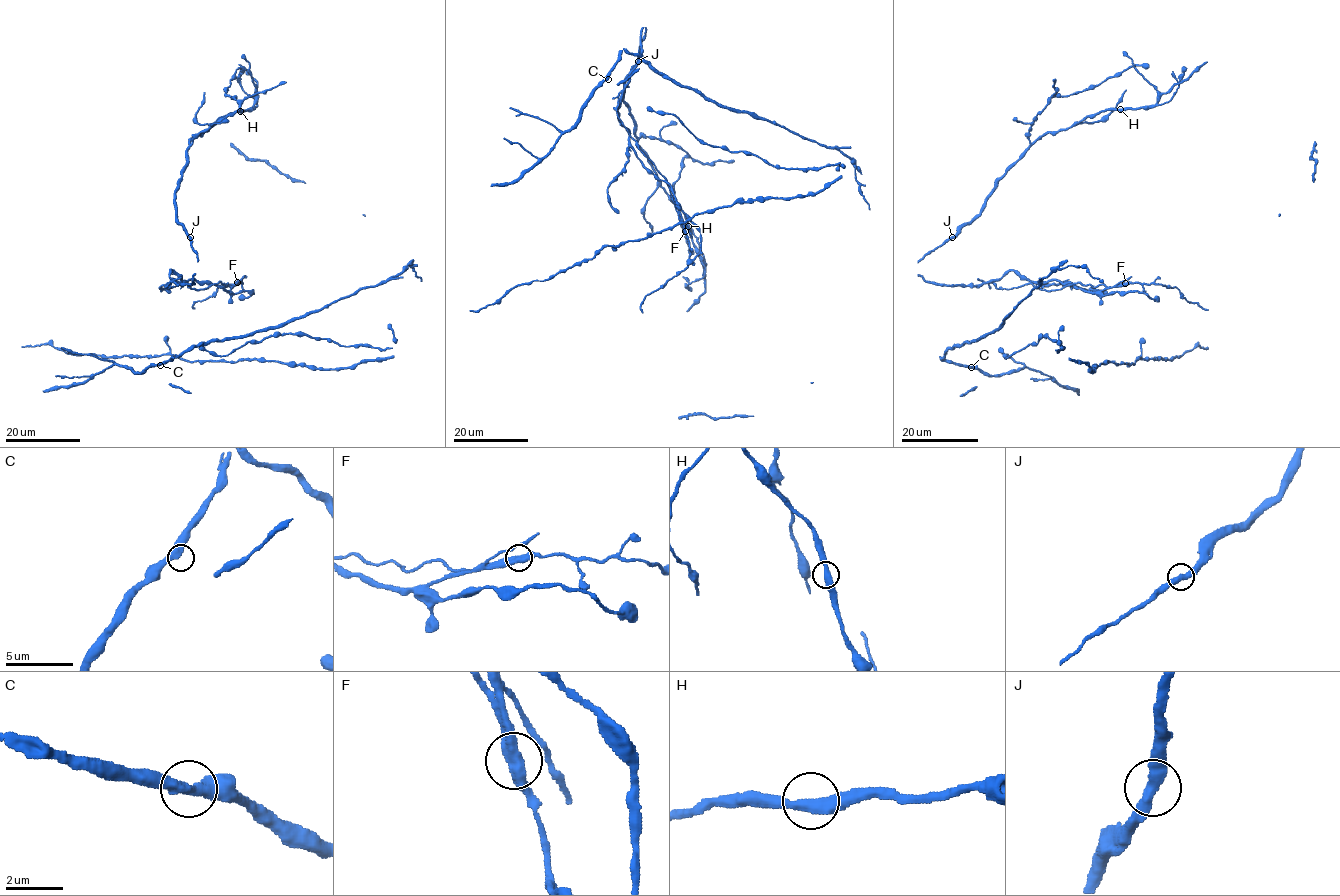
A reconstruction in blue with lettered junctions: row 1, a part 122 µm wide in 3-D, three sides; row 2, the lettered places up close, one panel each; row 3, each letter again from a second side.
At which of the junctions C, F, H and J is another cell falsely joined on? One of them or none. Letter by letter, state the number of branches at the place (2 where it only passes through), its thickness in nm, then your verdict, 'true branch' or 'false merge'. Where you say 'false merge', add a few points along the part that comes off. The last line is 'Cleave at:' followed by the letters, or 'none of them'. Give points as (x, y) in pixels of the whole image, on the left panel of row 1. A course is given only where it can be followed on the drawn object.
C: branches 2; calibre 420 nm; true branch
F: branches 2; calibre 420 nm; false merge; course (237, 282), (231, 286), (219, 282), (199, 289), (192, 289), (184, 282), (168, 288), (170, 281), (180, 277)
H: branches 2; calibre 420 nm; true branch
J: branches 2; calibre 420 nm; true branch
Cleave at: F

